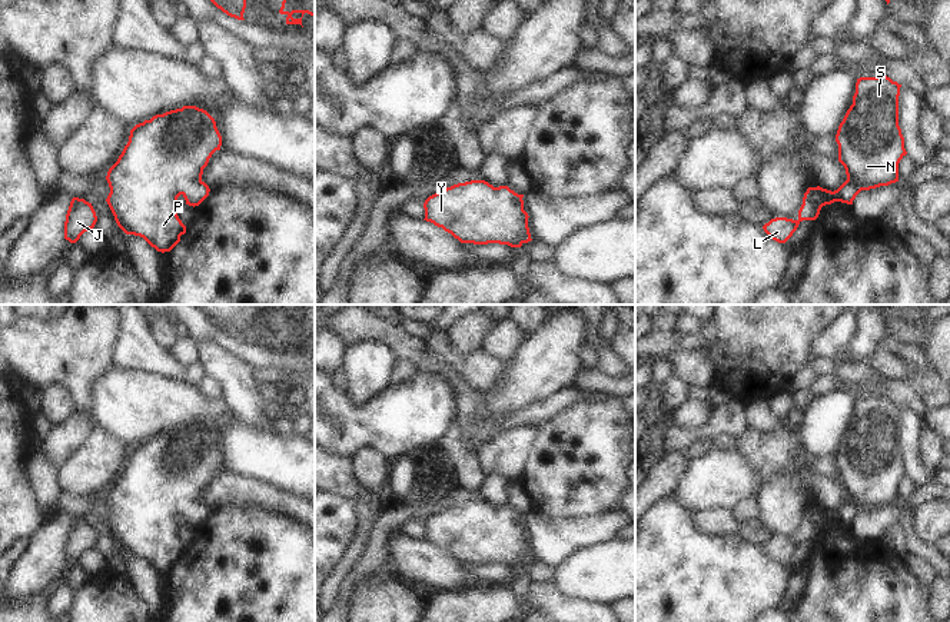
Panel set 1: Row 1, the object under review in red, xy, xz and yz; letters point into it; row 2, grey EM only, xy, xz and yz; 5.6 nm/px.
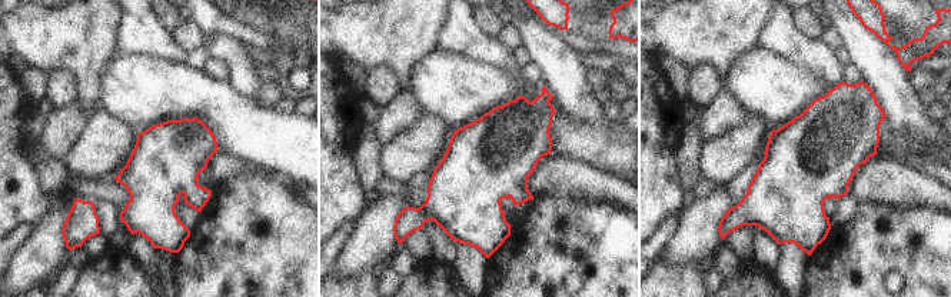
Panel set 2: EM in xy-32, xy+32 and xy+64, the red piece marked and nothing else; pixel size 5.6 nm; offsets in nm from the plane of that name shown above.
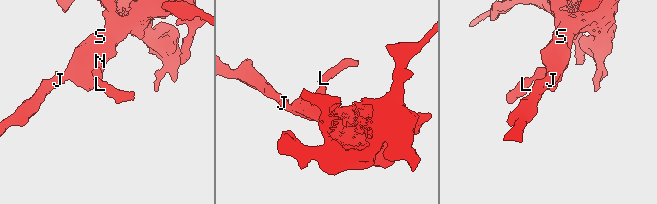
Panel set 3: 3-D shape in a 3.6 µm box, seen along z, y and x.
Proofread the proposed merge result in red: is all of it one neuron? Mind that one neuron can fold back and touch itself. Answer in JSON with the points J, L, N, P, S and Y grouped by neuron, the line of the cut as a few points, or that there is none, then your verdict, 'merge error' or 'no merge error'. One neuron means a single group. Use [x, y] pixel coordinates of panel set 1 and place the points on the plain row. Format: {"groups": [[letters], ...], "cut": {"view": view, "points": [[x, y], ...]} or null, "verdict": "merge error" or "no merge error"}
{"groups": [["J", "L", "N", "P", "S", "Y"]], "cut": null, "verdict": "no merge error"}

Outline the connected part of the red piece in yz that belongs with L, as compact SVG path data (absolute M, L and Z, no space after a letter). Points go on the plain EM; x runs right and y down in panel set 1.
M887 396L857 399L853 425L836 455L847 500L834 512L808 508L797 540L775 538L763 546L773 561L785 563L803 540L816 540L826 525L853 525L861 510L898 502L898 483L907 475L898 446L900 408Z

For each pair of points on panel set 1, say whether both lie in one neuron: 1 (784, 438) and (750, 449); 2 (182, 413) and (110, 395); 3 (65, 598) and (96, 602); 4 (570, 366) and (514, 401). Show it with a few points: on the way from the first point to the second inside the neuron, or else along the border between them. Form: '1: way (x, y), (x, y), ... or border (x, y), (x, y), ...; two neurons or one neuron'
1: way (776, 446), (773, 449), (758, 449); one neuron
2: way (165, 405), (128, 405); one neuron
3: border (75, 591), (75, 598), (67, 606); two neurons
4: way (555, 366), (548, 366), (528, 386); one neuron

